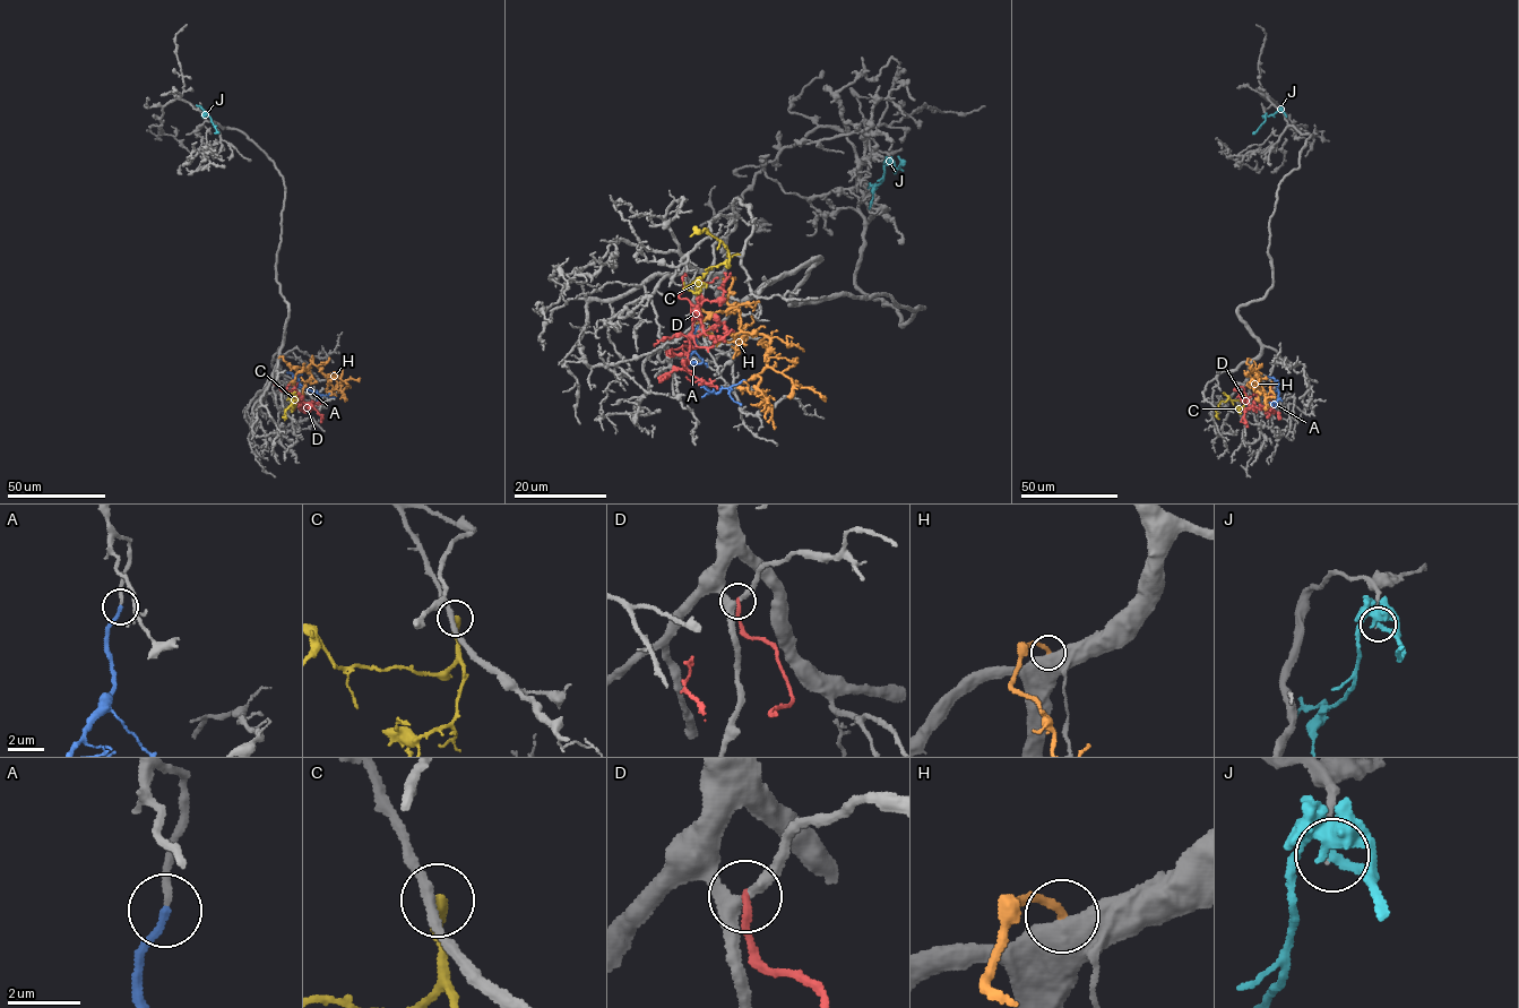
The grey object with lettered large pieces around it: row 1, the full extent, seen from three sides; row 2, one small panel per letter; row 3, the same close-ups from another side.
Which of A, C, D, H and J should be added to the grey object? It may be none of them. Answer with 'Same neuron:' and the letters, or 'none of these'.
Same neuron: A, J

